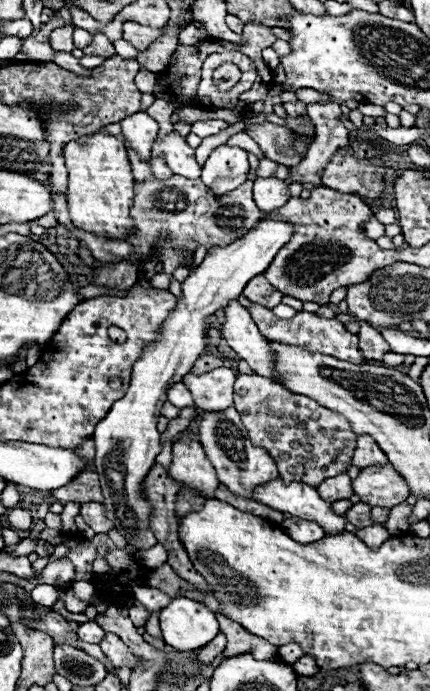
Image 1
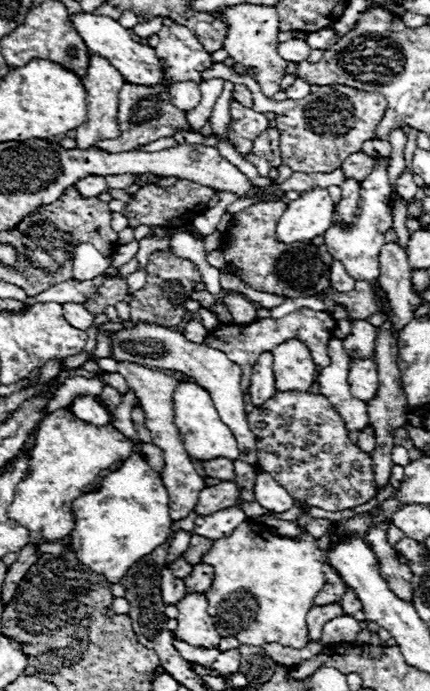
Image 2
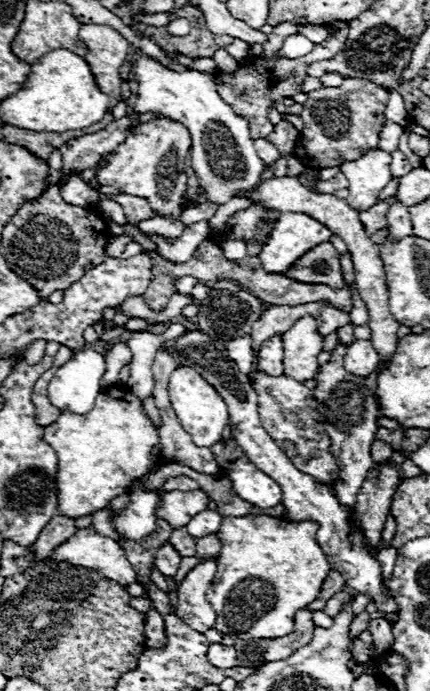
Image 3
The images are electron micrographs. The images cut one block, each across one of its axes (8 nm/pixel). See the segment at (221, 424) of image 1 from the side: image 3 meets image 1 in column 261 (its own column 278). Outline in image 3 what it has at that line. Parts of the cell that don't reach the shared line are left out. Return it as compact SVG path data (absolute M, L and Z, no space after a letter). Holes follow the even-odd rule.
M186 332L184 336L176 338L172 344L172 350L176 352L176 360L180 366L196 368L218 392L224 396L224 402L230 412L230 424L232 424L232 436L236 436L238 444L244 448L244 454L262 470L272 476L282 490L282 504L286 508L286 516L290 520L312 520L318 522L318 544L324 548L324 554L328 556L328 562L334 570L340 570L346 578L346 586L354 588L356 592L368 592L372 594L374 602L378 604L378 612L390 614L392 620L398 618L398 606L392 596L382 596L382 572L376 558L372 558L364 550L364 538L360 534L350 536L350 520L348 510L336 500L330 486L316 482L314 476L300 472L288 456L274 444L274 440L268 436L268 432L262 428L258 418L258 404L256 404L256 392L250 386L250 378L238 370L234 360L228 358L226 346L222 340L212 340L210 336L202 332Z

